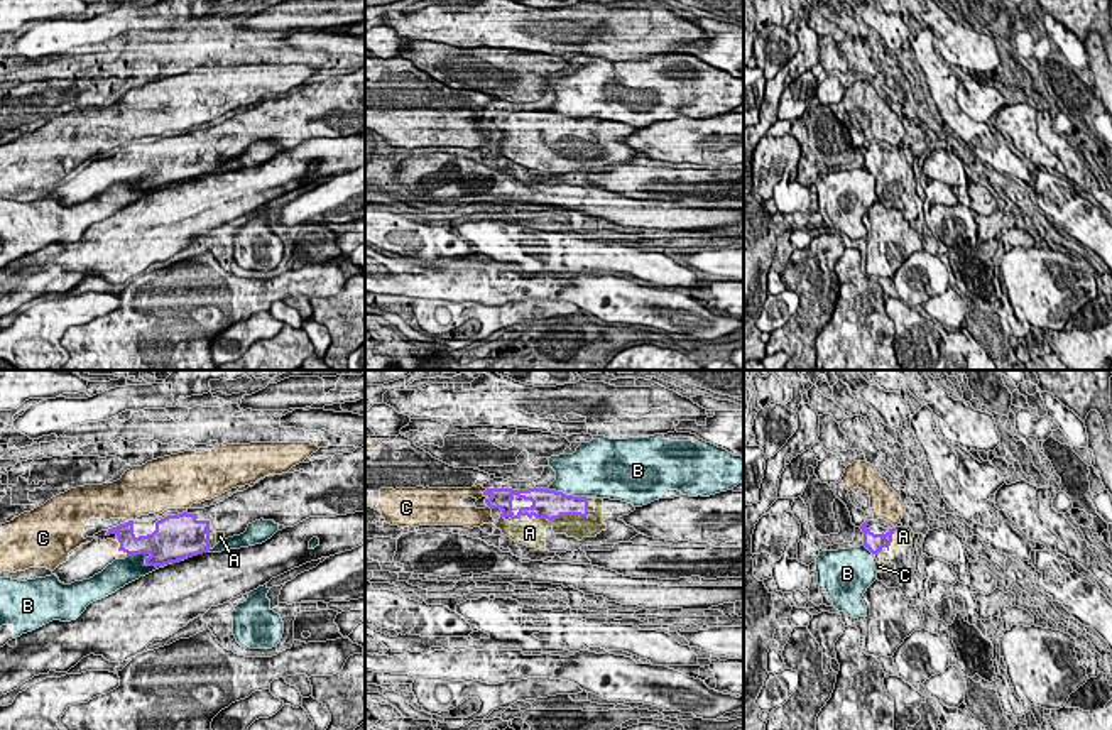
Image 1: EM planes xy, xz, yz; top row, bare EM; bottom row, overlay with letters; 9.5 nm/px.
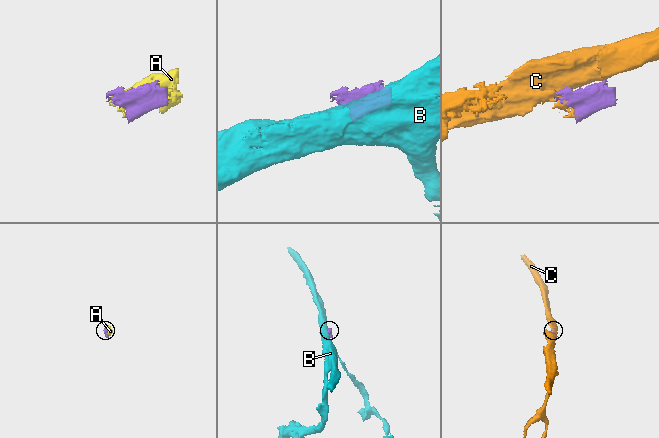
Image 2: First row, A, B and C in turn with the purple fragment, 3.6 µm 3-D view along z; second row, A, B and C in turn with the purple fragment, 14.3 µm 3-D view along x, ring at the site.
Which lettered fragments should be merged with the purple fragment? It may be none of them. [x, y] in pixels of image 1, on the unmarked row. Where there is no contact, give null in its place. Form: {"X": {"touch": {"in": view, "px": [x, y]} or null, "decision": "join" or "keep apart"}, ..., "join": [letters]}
{"A": {"touch": {"in": "xz", "px": [561, 136]}, "decision": "join"}, "B": {"touch": {"in": "xy", "px": [146, 185]}, "decision": "keep apart"}, "C": {"touch": {"in": "xy", "px": [120, 171]}, "decision": "keep apart"}, "join": ["A"]}

